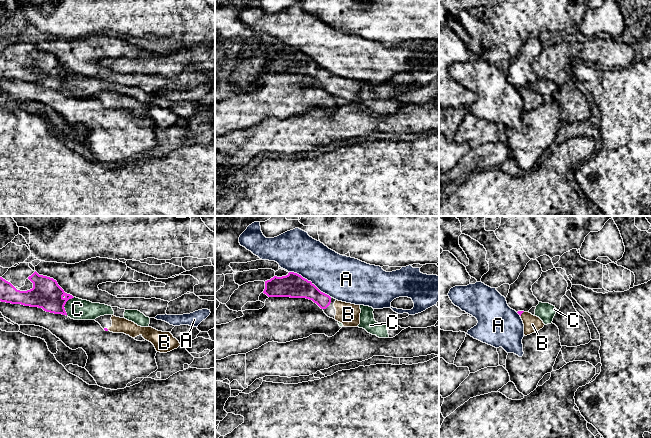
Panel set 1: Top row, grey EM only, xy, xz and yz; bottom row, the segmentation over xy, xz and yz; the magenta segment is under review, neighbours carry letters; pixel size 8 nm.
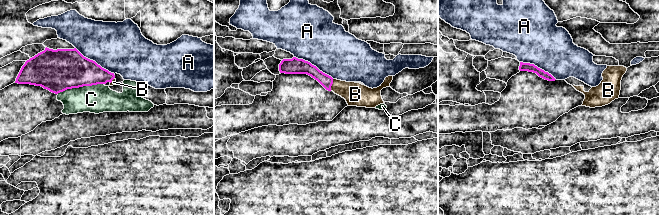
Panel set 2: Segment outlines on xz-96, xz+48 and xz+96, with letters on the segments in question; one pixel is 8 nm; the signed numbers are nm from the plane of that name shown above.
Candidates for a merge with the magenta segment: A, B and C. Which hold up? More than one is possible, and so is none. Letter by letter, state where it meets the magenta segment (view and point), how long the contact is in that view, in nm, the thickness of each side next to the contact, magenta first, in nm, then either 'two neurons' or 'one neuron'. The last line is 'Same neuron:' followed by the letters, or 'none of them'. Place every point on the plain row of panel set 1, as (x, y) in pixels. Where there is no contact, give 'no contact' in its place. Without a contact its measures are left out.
A: meets magenta in xz at (310, 57); contact 400 nm long; 200 nm thick on the magenta side, 340 nm on the other; two neurons
B: meets magenta in yz at (521, 89); contact 50 nm long; 30 nm thick on the magenta side, 140 nm on the other; one neuron
C: meets magenta in xy at (64, 81); contact 170 nm long; 240 nm thick on the magenta side, 170 nm on the other; two neurons
Same neuron: B

